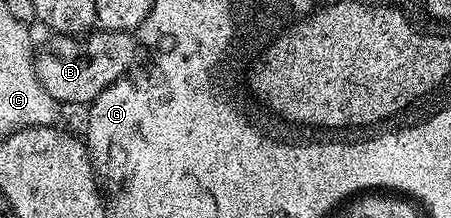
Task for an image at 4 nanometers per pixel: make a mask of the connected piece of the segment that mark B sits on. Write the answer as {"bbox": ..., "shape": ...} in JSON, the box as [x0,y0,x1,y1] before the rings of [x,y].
{"bbox":[34,31,126,106],"shape":[[[91,31],[81,39],[74,35],[51,38],[43,49],[37,50],[34,66],[44,91],[63,106],[89,106],[111,84],[123,80],[118,69],[122,69],[122,65],[126,67],[126,57],[122,57],[122,49],[126,49],[126,31]]]}

